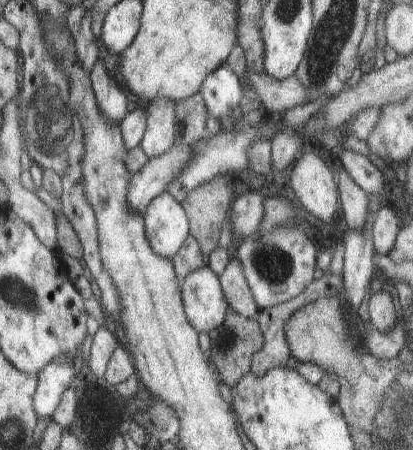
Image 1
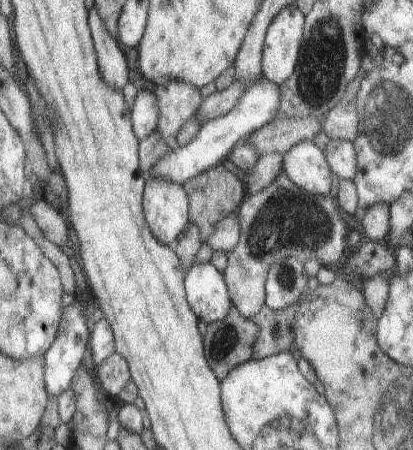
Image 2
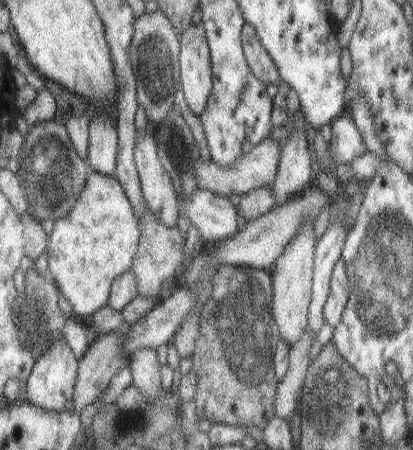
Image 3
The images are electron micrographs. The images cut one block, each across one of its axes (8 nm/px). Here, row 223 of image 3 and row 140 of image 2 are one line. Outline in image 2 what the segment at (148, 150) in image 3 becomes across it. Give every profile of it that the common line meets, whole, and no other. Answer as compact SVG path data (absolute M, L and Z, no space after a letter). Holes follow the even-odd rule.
M173 80L171 84L157 86L155 92L159 94L161 102L161 124L159 130L163 140L171 146L171 152L179 148L179 132L195 116L203 104L205 98L201 98L201 92L197 86L187 84L183 80Z

